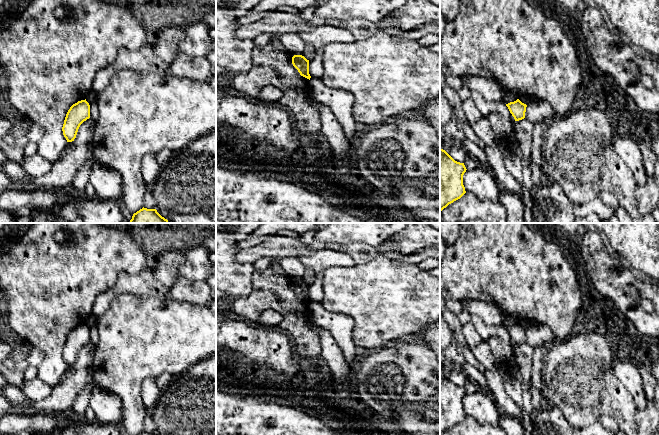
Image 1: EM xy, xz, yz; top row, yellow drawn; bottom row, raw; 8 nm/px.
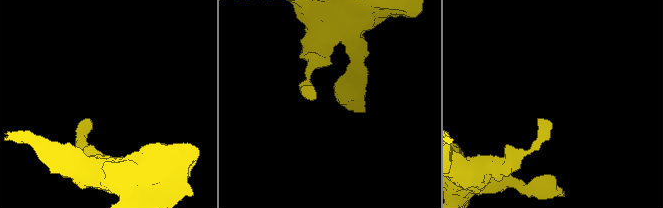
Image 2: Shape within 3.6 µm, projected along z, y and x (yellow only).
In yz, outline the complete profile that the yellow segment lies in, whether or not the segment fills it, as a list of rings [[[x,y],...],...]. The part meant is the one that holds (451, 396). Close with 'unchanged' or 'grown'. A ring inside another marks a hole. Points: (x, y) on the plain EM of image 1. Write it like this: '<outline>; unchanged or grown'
[[[440,373],[440,435],[466,417],[463,409],[466,394],[464,387],[455,385]]]; unchanged

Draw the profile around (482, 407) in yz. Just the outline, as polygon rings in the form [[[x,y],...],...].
[[[481,390],[466,394],[463,409],[466,416],[473,417],[479,424],[499,426],[501,411],[493,396]]]

